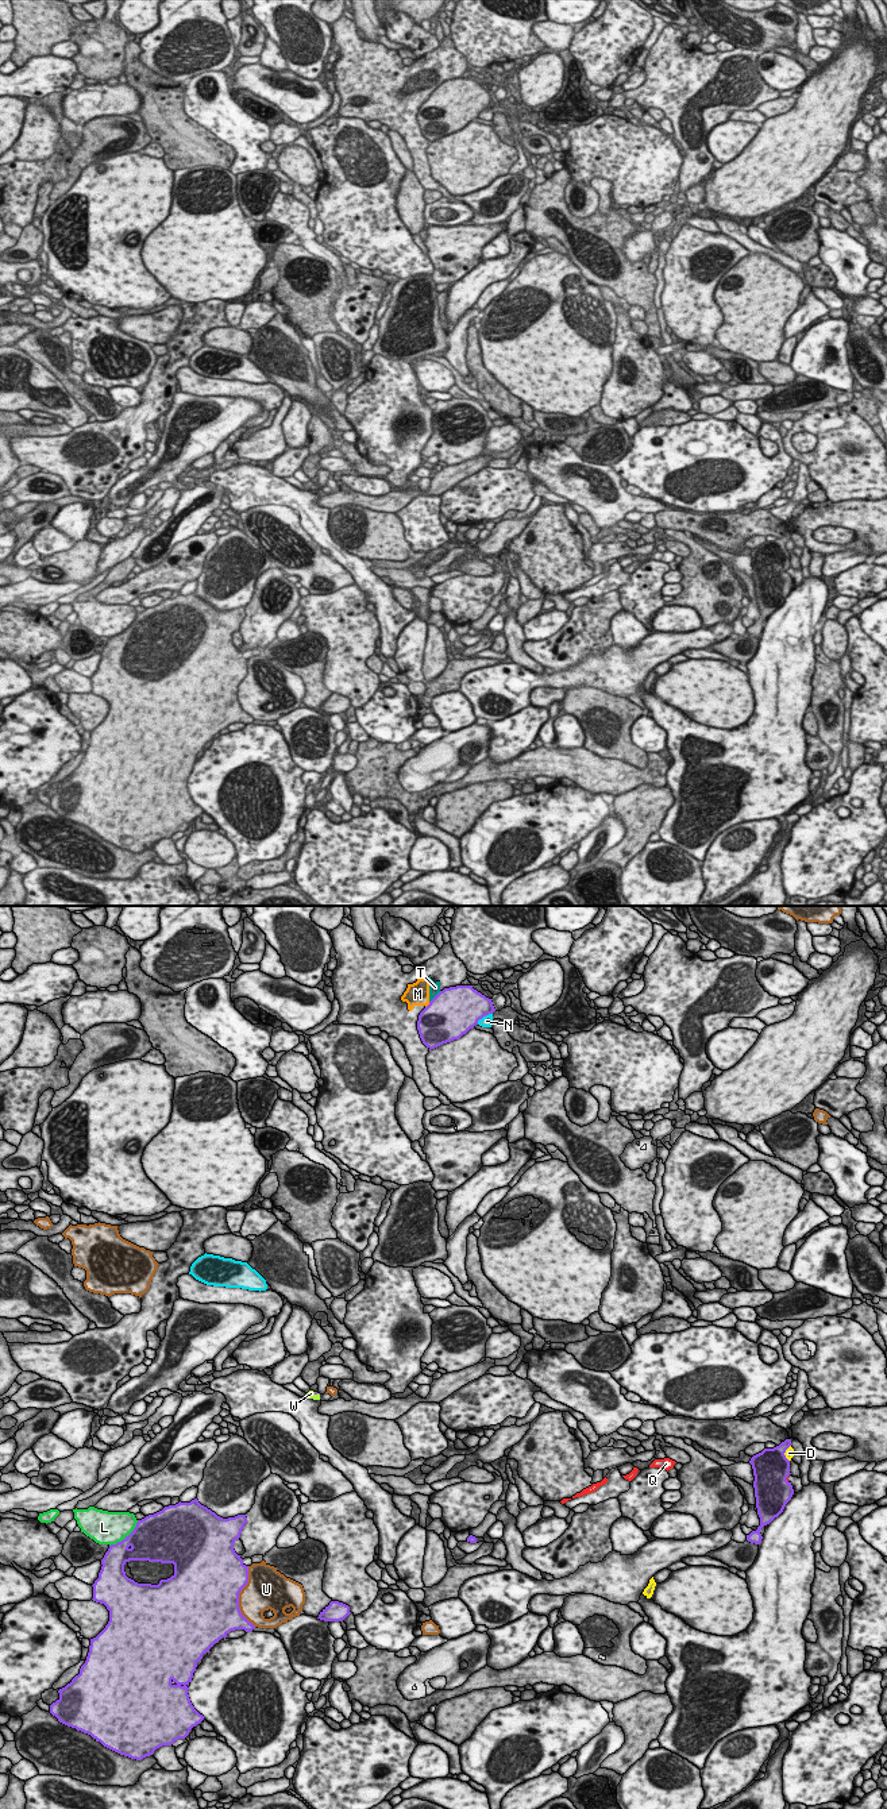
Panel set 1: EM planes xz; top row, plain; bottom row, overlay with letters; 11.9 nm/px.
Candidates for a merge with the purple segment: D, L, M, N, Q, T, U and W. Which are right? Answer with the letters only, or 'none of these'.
W

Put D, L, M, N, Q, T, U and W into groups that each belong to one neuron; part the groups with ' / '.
D / L / M T / N / Q / U / W

